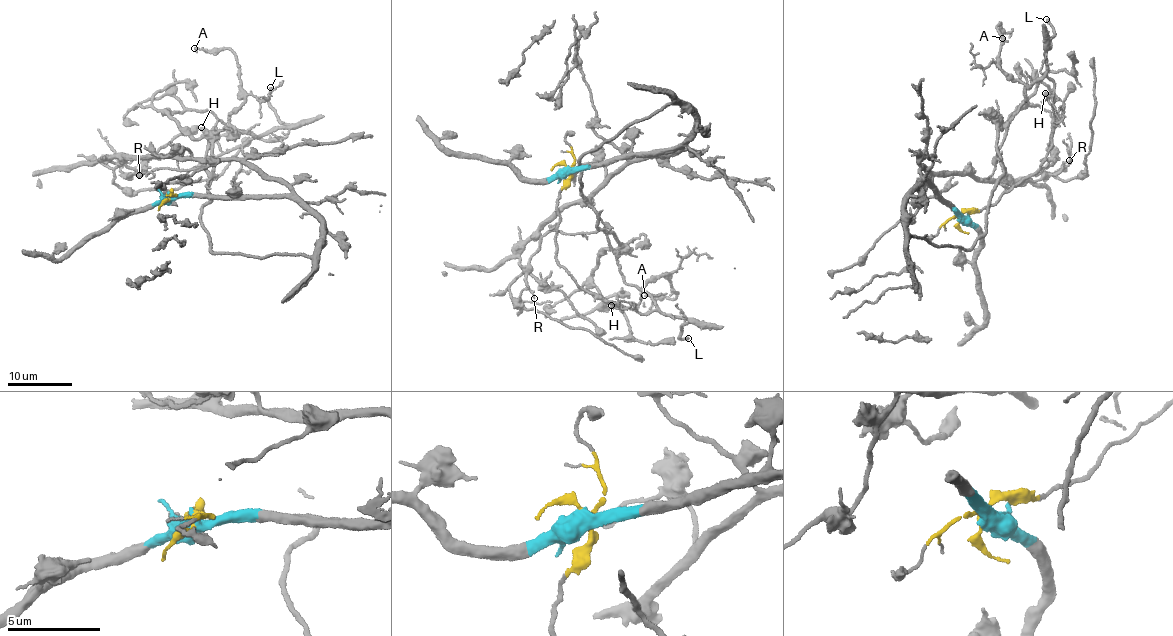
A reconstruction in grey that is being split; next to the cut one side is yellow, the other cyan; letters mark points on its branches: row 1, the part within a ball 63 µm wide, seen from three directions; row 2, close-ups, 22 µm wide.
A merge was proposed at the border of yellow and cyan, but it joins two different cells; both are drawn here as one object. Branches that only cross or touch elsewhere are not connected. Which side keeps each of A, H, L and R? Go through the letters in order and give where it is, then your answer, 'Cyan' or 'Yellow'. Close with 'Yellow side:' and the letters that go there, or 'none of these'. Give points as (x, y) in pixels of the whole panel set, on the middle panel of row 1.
A: Place: (644, 295). Yellow
H: Place: (611, 305). Yellow
L: Place: (688, 338). Yellow
R: Place: (534, 298). Yellow
Yellow side: A, H, L, R

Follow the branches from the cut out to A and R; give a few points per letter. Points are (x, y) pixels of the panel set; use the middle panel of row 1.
A: (569, 168), (555, 260), (644, 314), (650, 281), (667, 274), (677, 294), (644, 295)
R: (569, 168), (555, 260), (606, 302), (656, 308), (624, 280), (601, 230), (546, 232), (526, 273), (535, 298)

